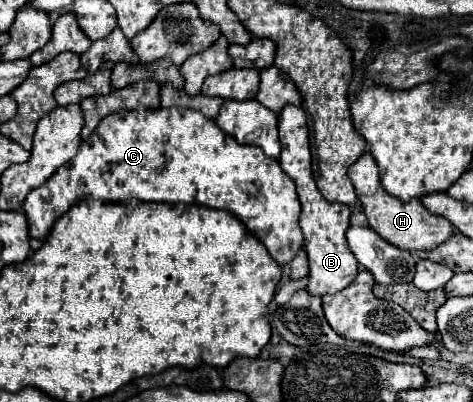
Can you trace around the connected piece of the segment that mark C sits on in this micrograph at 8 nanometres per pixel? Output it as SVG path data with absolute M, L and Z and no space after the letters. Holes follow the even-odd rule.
M132 109L118 111L110 117L104 117L94 129L94 133L82 141L74 159L70 159L54 177L44 185L34 189L24 201L24 213L28 217L30 237L46 239L54 221L66 213L78 199L92 197L102 201L168 201L168 203L200 203L206 207L218 207L234 213L268 249L268 253L282 265L290 263L298 249L304 243L302 229L298 225L300 201L296 195L294 181L280 169L278 159L266 157L256 145L240 145L218 129L216 121L202 117L202 113L192 109ZM156 167L162 167L162 173L156 173Z

